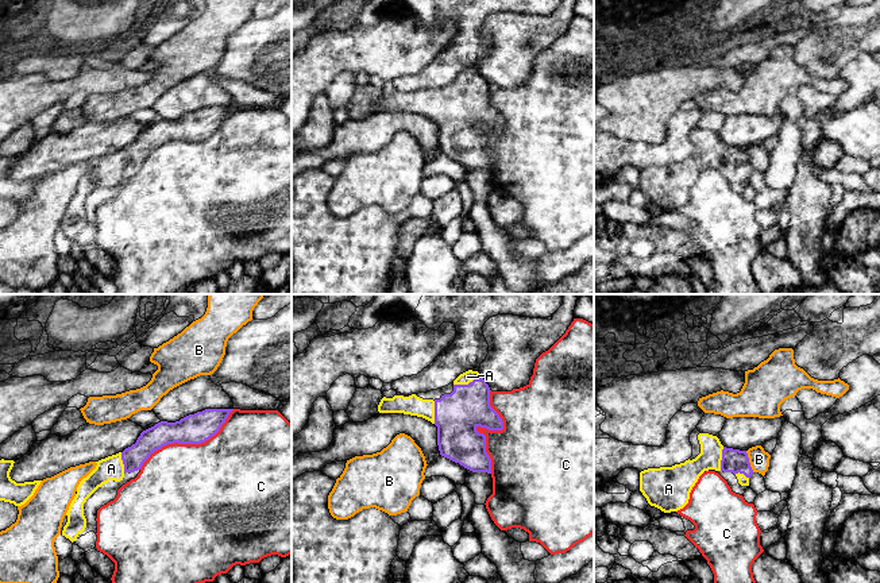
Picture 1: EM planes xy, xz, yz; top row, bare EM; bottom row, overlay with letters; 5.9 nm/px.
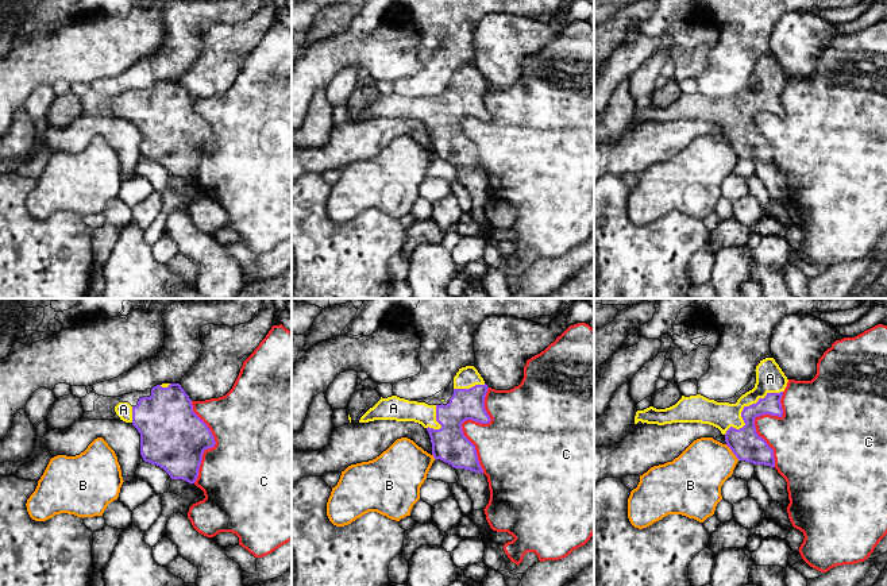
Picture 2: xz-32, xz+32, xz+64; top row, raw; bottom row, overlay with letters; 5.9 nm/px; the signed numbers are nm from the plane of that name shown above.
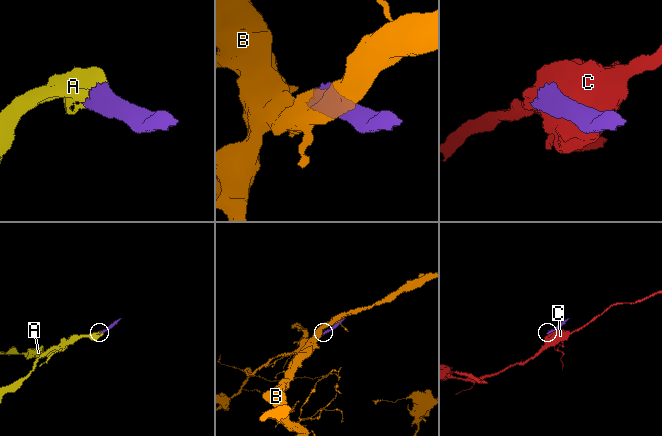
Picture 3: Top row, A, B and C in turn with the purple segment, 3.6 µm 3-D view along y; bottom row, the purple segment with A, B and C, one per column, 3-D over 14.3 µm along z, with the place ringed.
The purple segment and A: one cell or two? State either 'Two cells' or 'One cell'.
One cell

